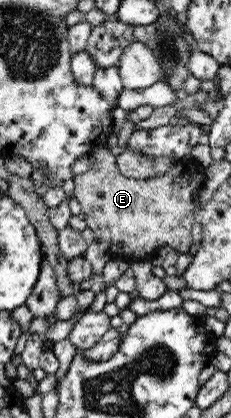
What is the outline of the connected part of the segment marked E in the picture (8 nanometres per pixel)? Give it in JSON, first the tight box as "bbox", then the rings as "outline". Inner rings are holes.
{"bbox":[74,148,198,259],"outline":[[[106,148],[94,149],[91,155],[93,165],[85,173],[74,175],[74,193],[80,203],[80,211],[84,215],[87,226],[93,230],[96,241],[102,246],[119,247],[122,256],[133,255],[138,259],[147,259],[163,246],[174,248],[179,253],[190,251],[193,243],[192,231],[198,215],[195,203],[183,195],[179,197],[179,183],[173,173],[165,172],[162,176],[147,179],[131,179],[121,175],[115,156]]]}

